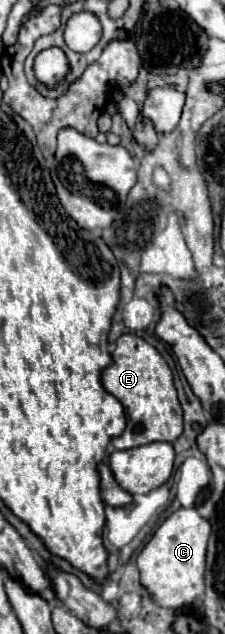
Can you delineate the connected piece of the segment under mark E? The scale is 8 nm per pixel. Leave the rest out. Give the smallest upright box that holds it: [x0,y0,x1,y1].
[102,333,182,449]

